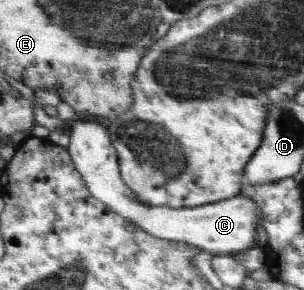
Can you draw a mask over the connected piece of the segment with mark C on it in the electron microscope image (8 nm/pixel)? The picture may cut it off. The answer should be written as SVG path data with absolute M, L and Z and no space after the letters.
M74 119L71 127L70 144L67 149L74 158L74 165L82 173L90 192L111 209L123 214L123 218L131 220L141 229L155 238L169 241L181 241L189 245L215 254L235 254L252 249L258 245L256 232L261 227L261 210L253 200L253 186L245 186L246 194L237 194L226 200L208 203L192 208L171 209L167 206L149 207L143 205L131 188L122 180L119 169L118 154L114 142L109 139L107 127L97 120Z

